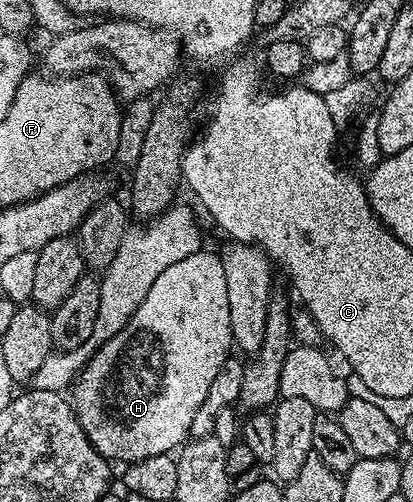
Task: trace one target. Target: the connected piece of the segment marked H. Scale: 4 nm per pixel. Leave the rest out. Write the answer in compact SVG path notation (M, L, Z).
M200 251L189 255L189 259L181 259L181 263L173 263L173 267L165 267L165 271L161 271L161 275L157 275L157 279L153 279L153 287L149 287L149 295L145 295L145 299L141 299L141 307L137 307L137 311L133 311L129 323L125 323L125 327L121 327L121 331L117 331L117 335L113 335L111 339L100 345L97 351L92 352L86 358L83 368L79 370L69 389L69 400L71 408L75 410L75 418L87 432L87 437L93 443L96 451L111 463L116 463L115 461L130 463L178 450L188 440L192 417L197 411L197 407L201 407L201 403L205 401L205 395L209 395L209 386L213 384L213 378L216 377L219 368L226 363L232 349L233 342L229 327L229 290L225 287L223 258L218 252Z

